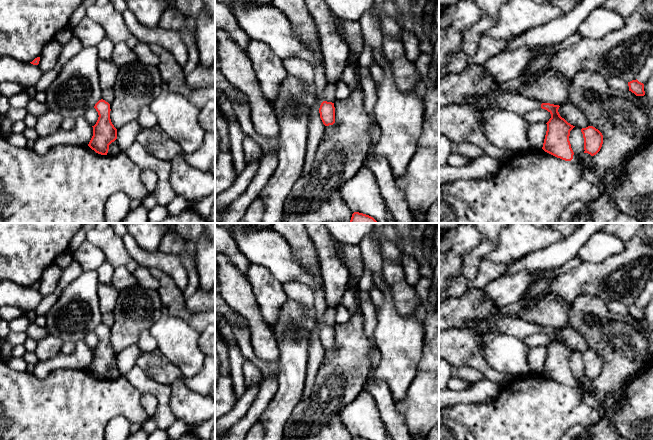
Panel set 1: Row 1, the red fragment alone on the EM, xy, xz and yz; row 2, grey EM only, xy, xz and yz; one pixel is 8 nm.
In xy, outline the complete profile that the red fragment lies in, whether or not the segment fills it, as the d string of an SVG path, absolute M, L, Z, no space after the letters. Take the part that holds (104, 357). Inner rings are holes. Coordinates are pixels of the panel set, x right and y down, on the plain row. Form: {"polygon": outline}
{"polygon": "M99 324L94 332L98 336L98 344L93 351L93 360L88 370L96 377L107 379L109 369L117 363L117 353L110 343L110 328L105 324Z"}

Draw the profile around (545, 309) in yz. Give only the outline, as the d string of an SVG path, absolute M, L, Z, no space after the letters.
M576 256L559 269L550 269L542 273L529 287L521 301L526 304L526 308L521 314L521 320L559 330L568 327L572 305L563 302L551 293L550 286L559 276L575 269L581 263L581 259Z

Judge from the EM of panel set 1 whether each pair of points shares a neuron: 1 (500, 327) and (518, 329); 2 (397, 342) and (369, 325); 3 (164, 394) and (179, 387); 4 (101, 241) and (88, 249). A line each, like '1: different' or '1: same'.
1: same
2: different
3: different
4: different

